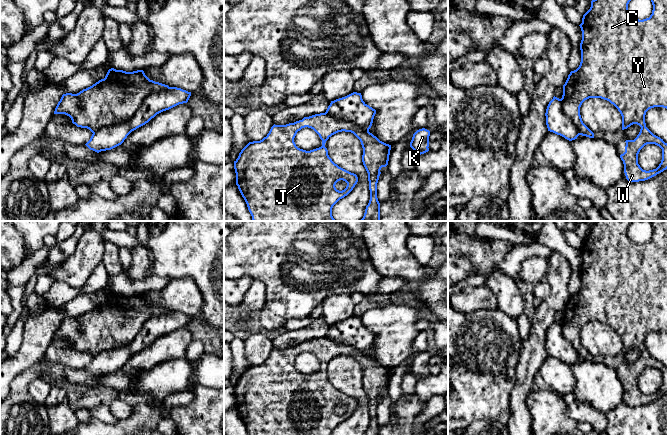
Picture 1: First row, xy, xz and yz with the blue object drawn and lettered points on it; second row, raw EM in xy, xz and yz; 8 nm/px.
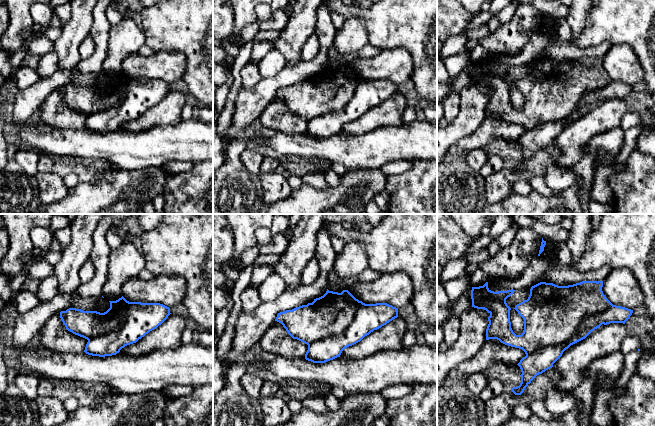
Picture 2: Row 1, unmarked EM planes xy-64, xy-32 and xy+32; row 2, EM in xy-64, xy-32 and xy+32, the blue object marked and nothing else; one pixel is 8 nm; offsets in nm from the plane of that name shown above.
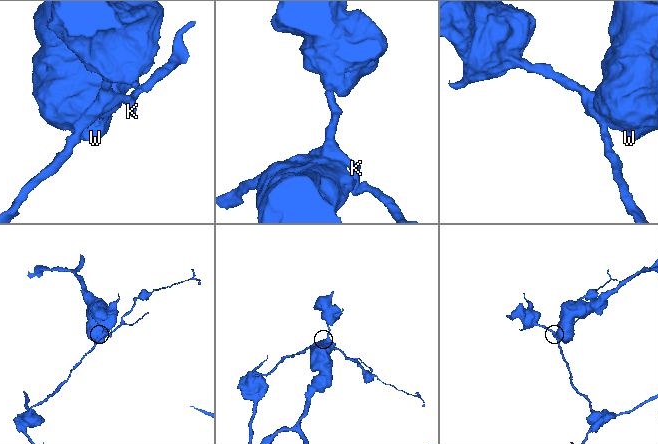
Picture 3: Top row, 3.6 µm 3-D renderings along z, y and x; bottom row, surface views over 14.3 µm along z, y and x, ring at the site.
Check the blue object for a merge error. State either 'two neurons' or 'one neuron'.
two neurons

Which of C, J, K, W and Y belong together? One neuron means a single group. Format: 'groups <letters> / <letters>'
groups C J W Y / K

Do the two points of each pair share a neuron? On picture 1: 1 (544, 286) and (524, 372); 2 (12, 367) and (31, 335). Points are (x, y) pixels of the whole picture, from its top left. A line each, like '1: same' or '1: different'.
1: different
2: same

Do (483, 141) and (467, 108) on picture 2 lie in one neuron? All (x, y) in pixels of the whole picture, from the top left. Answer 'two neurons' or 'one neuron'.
two neurons

